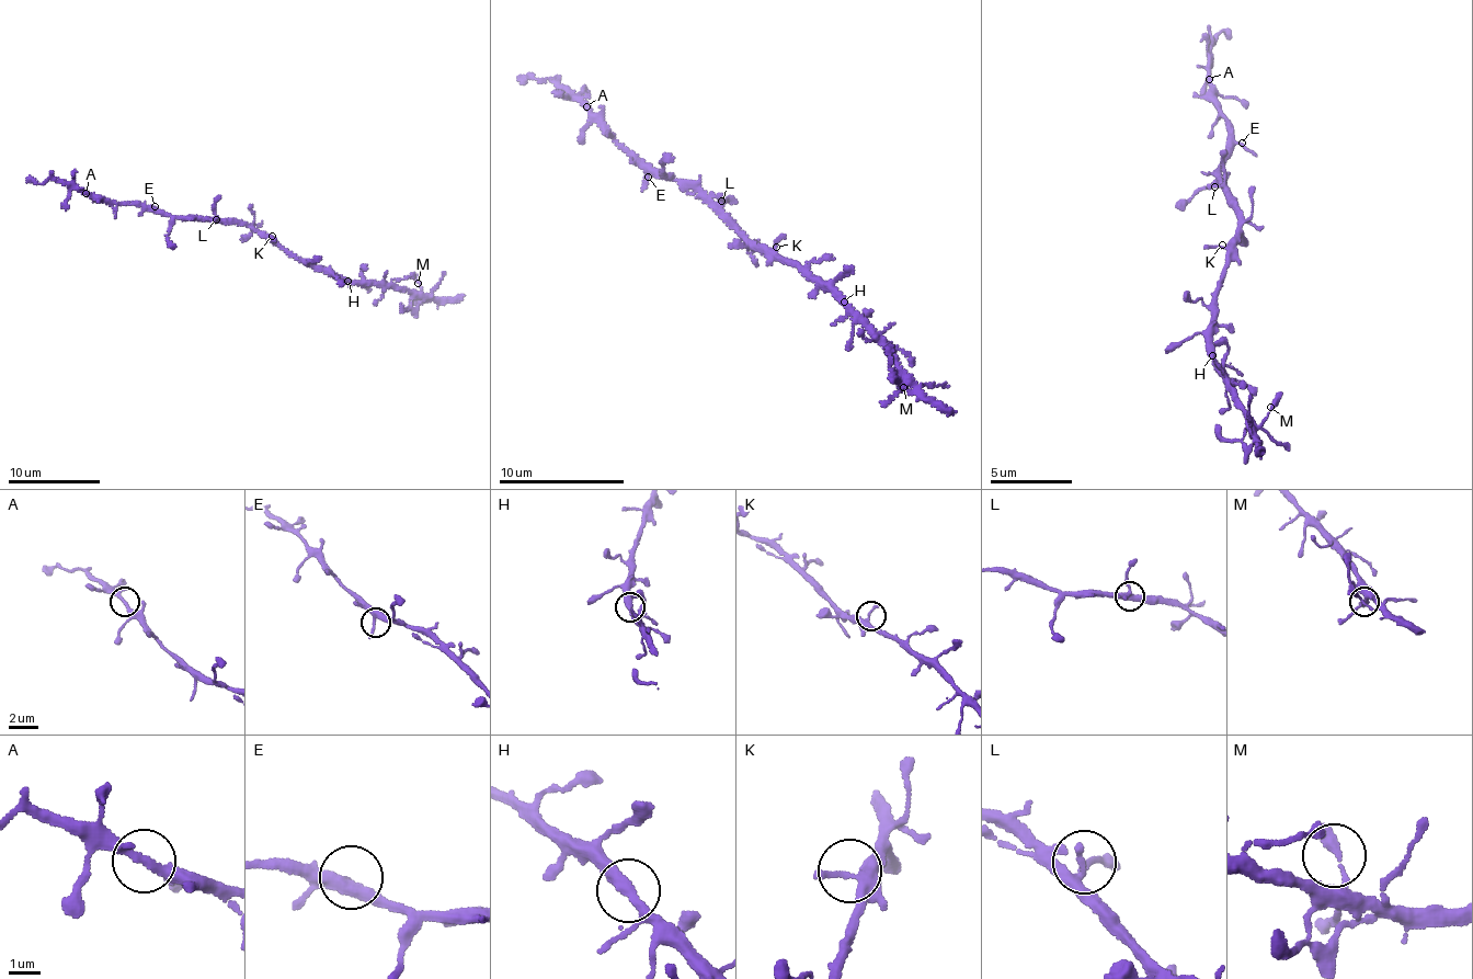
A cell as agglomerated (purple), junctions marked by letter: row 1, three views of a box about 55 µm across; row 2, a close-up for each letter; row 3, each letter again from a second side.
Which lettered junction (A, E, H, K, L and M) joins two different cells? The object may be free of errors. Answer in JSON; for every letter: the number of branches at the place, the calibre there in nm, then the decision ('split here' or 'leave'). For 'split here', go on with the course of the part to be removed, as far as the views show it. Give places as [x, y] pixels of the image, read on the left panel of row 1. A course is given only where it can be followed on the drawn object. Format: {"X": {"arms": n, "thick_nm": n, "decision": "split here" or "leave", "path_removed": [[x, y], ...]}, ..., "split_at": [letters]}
{"A": {"arms": 3, "thick_nm": 220, "decision": "leave"}, "E": {"arms": 2, "thick_nm": 360, "decision": "leave"}, "H": {"arms": 3, "thick_nm": 280, "decision": "leave"}, "K": {"arms": 3, "thick_nm": 280, "decision": "leave"}, "L": {"arms": 3, "thick_nm": 240, "decision": "leave"}, "M": {"arms": 1, "thick_nm": 360, "decision": "leave"}, "split_at": []}

